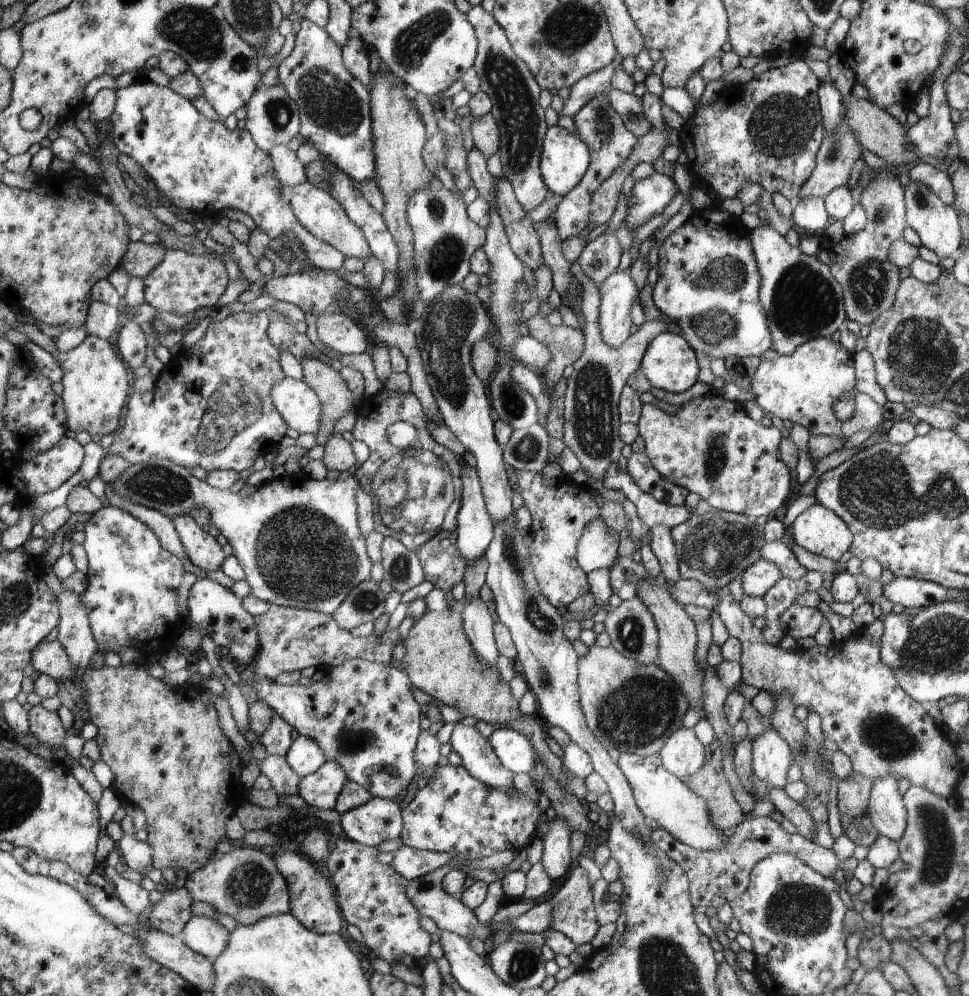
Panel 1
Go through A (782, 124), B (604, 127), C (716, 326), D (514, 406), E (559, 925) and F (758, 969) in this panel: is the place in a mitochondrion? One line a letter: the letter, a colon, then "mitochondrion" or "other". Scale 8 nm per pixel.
A: mitochondrion
B: mitochondrion
C: mitochondrion
D: mitochondrion
E: other
F: other

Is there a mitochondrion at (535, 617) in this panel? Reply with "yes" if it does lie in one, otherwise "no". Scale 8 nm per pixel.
yes

